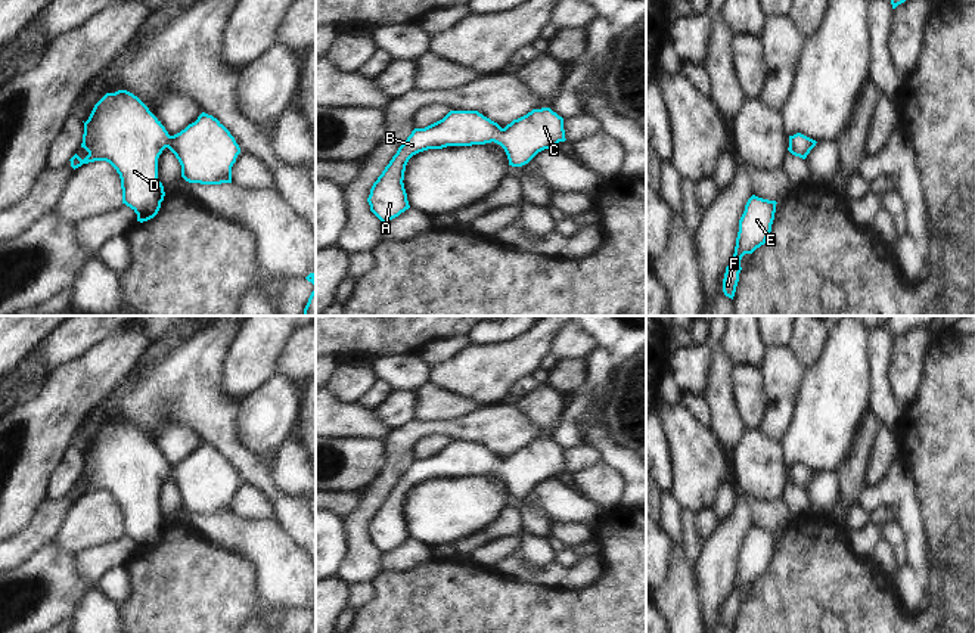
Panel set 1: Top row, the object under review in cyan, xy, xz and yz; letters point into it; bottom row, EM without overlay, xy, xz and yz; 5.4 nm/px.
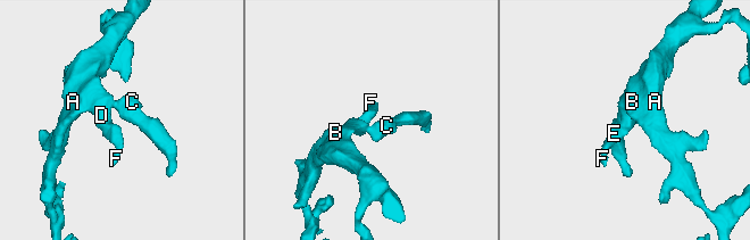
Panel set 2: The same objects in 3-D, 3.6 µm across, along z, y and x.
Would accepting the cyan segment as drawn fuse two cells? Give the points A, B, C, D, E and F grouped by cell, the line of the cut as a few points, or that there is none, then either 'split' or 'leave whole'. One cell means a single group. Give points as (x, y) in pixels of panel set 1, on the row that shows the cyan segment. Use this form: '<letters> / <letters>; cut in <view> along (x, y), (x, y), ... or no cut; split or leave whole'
A B C D E F; no cut; leave whole

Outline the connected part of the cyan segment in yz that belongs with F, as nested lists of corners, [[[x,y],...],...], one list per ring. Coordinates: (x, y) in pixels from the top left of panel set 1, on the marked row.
[[[755,195],[748,199],[745,211],[739,220],[735,254],[726,267],[723,279],[723,292],[726,297],[732,300],[735,297],[739,273],[742,270],[742,257],[745,254],[752,254],[757,248],[766,243],[771,232],[776,204],[776,201],[763,199]]]

